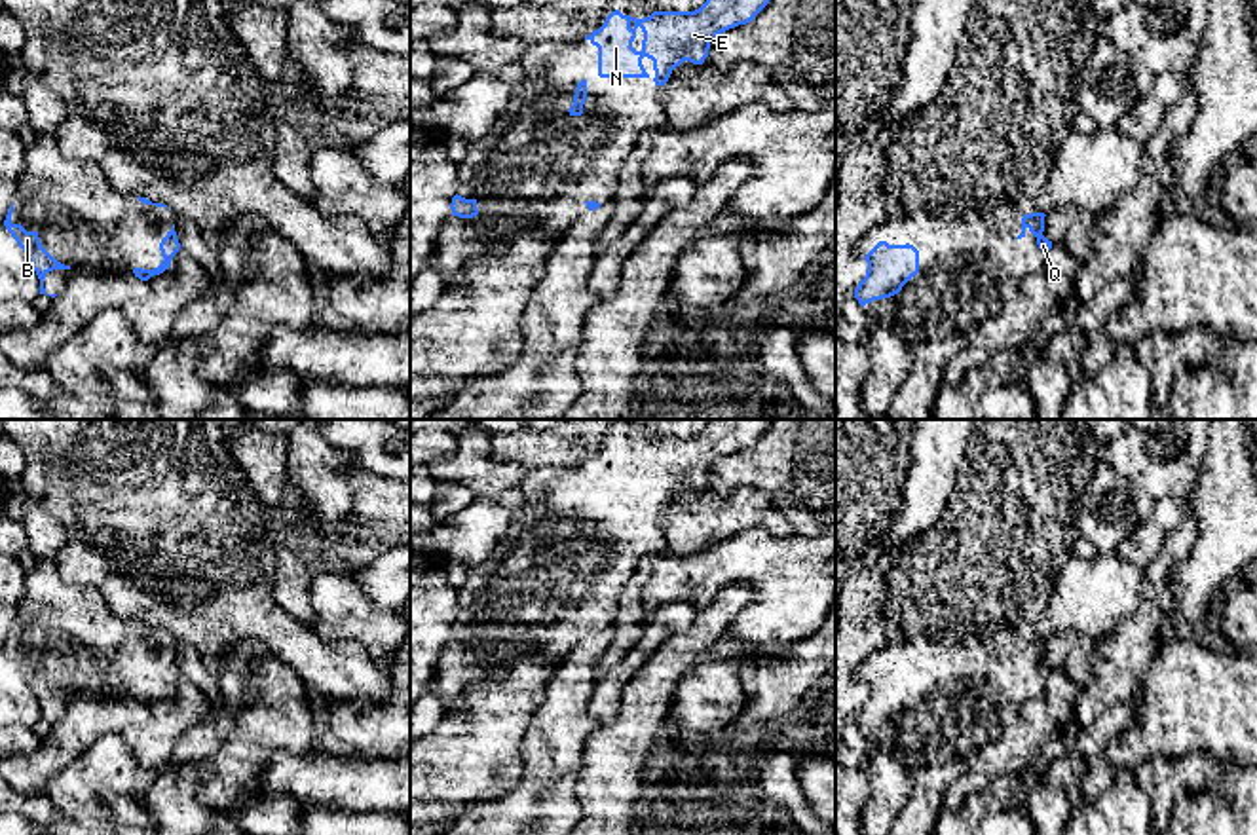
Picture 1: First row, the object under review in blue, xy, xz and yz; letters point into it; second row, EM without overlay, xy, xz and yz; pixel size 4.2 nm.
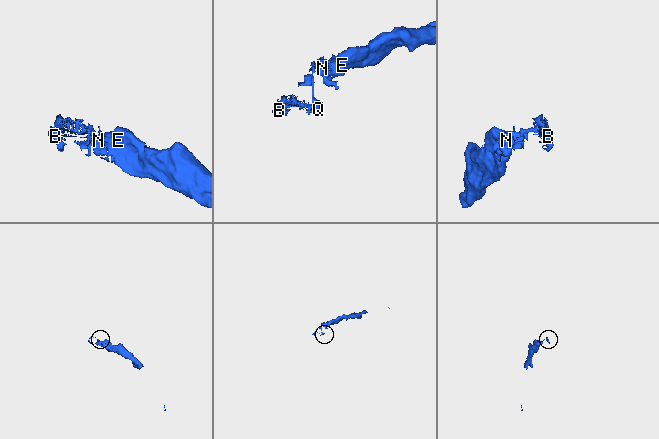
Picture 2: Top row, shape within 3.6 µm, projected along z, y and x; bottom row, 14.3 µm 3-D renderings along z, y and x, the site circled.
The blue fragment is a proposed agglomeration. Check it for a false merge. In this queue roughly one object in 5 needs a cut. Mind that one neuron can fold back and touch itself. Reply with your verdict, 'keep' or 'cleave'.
keep

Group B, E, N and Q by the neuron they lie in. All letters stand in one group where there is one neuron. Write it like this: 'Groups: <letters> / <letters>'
Groups: B E N Q

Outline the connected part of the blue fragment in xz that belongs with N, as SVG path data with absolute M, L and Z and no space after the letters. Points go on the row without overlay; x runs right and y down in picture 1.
M708 419L695 436L653 436L636 444L611 436L585 465L598 473L600 503L649 503L642 484L653 486L655 510L665 510L684 486L703 490L710 467L754 442L773 419Z

